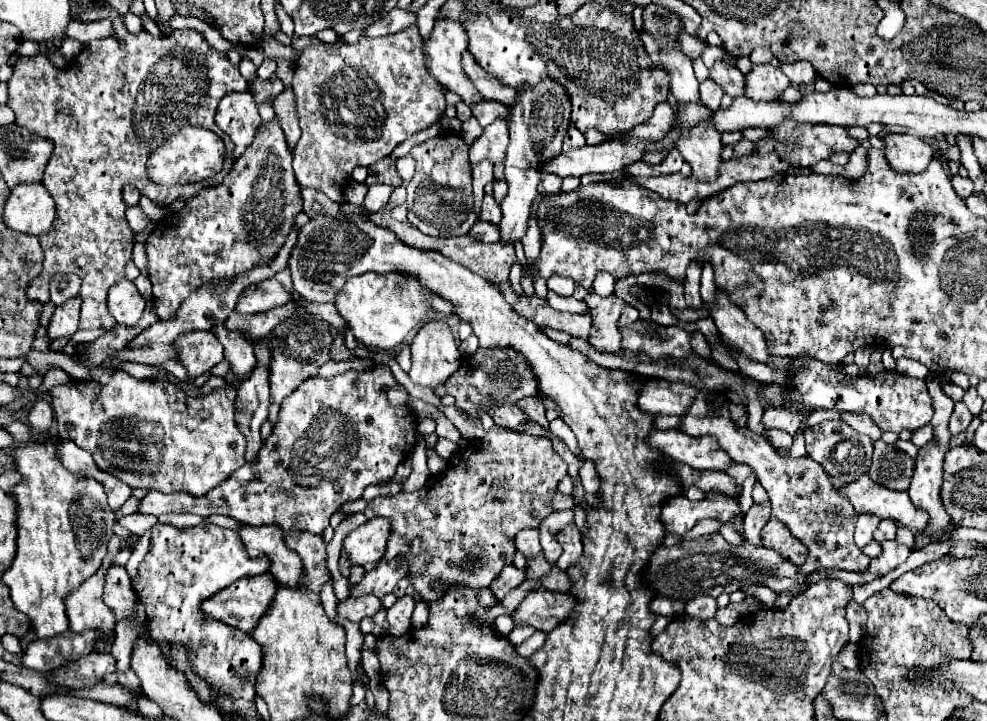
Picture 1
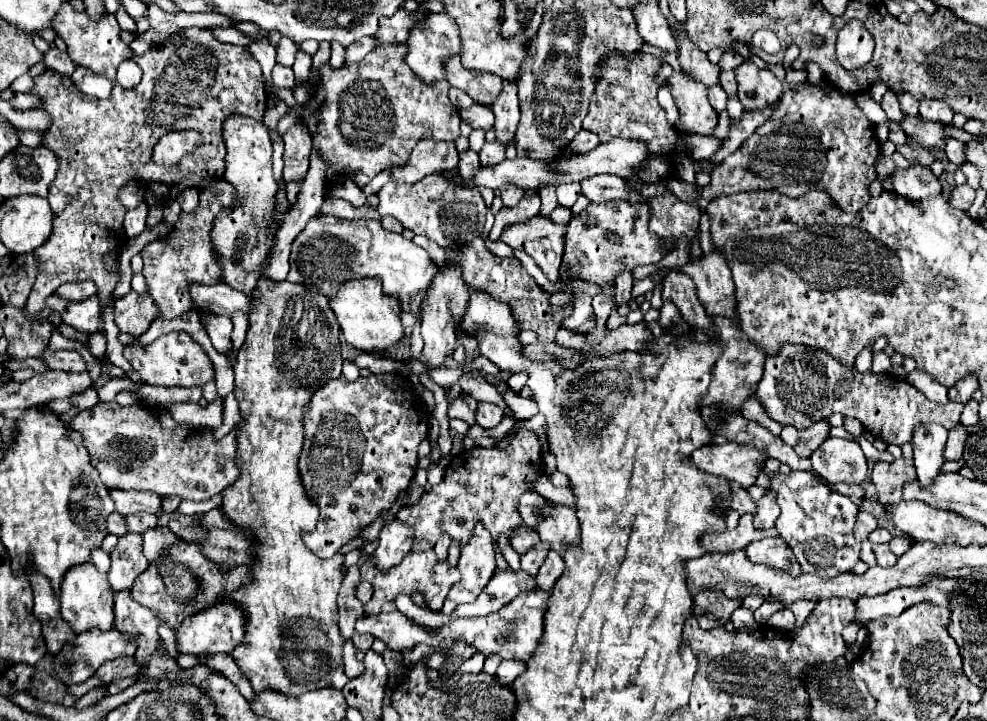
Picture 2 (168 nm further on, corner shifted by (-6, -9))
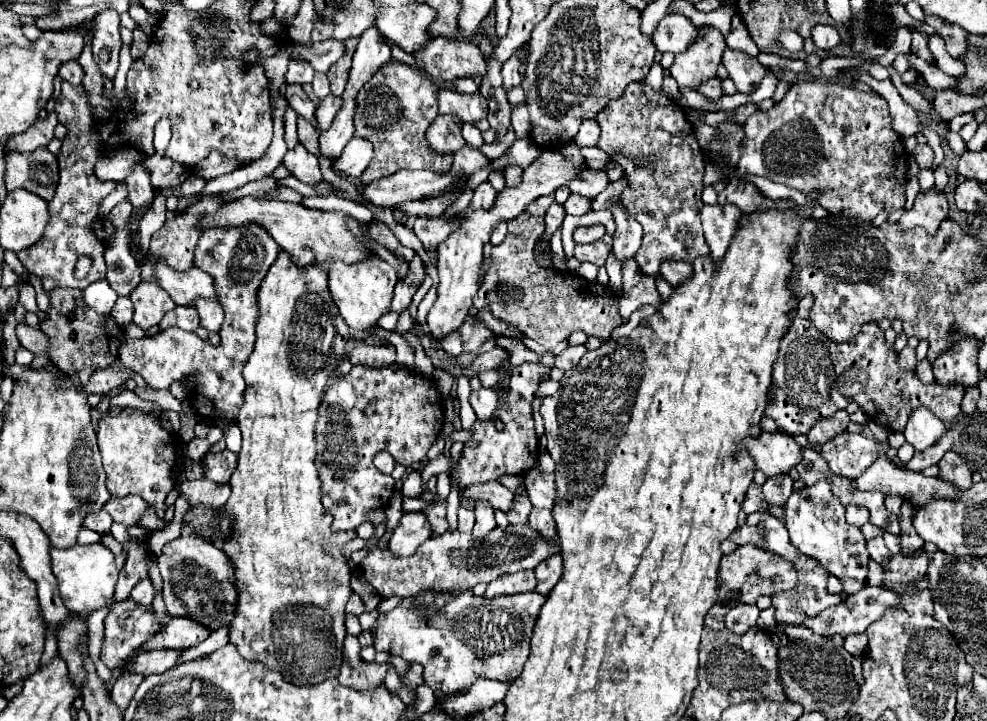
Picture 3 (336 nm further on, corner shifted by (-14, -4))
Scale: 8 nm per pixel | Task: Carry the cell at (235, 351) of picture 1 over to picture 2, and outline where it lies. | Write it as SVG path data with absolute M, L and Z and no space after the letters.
M208 314L202 318L204 330L208 334L208 338L212 340L212 346L220 352L226 354L228 352L228 336L232 334L232 322L228 316L216 316L216 314Z

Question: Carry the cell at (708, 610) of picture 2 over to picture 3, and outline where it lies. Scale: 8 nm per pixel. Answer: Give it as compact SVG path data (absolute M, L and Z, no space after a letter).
M748 543L748 545L740 545L734 553L722 557L718 579L722 583L722 587L718 589L718 601L714 603L714 607L710 607L704 619L704 625L716 631L724 629L724 617L732 607L740 603L756 603L760 595L774 595L780 591L790 591L796 585L798 571L796 567L792 567L792 563L788 563L788 559L780 559L780 555L772 551L760 551L760 547L752 547L752 543Z

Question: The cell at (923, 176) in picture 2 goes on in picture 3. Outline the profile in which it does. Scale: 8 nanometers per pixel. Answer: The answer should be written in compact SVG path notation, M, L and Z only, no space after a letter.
M934 187L928 189L928 191L920 191L912 209L906 211L902 217L900 217L900 225L910 229L910 227L924 227L930 235L936 233L936 229L940 227L940 223L948 217L948 201L946 201L946 195L936 191Z

